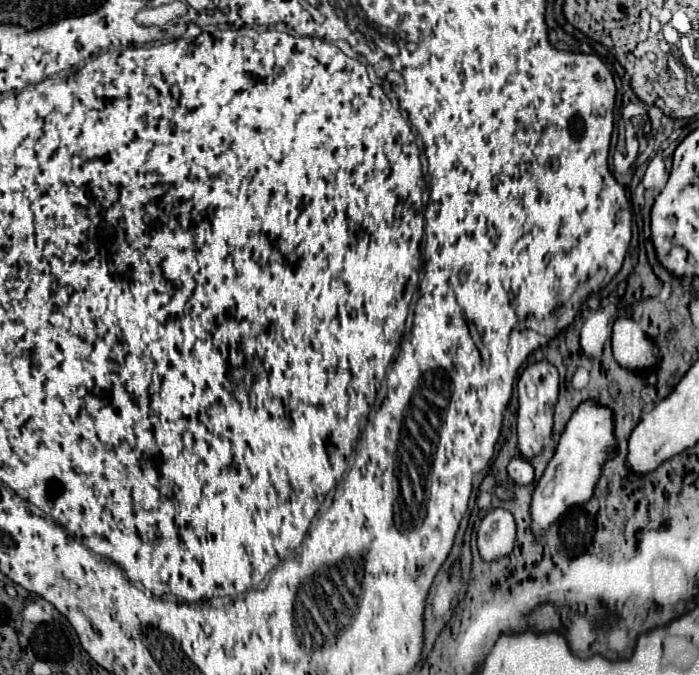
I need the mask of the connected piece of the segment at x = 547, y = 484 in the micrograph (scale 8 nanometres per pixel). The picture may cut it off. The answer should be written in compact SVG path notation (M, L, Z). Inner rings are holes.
M585 401L577 407L577 411L571 415L557 451L553 459L549 461L543 477L539 479L533 501L531 501L531 521L533 531L543 533L561 513L565 513L571 503L585 503L593 497L593 489L601 477L601 467L605 461L611 459L615 447L615 413L593 401Z

